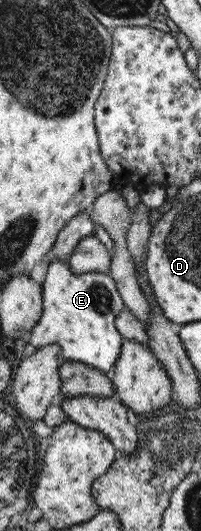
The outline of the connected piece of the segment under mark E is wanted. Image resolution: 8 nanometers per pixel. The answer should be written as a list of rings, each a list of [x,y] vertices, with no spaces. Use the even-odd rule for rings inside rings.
[[[52,259],[47,264],[41,289],[41,315],[25,336],[25,351],[54,343],[59,346],[63,362],[82,362],[109,376],[124,340],[115,327],[115,318],[124,306],[113,278],[98,271],[74,274],[66,260]]]

